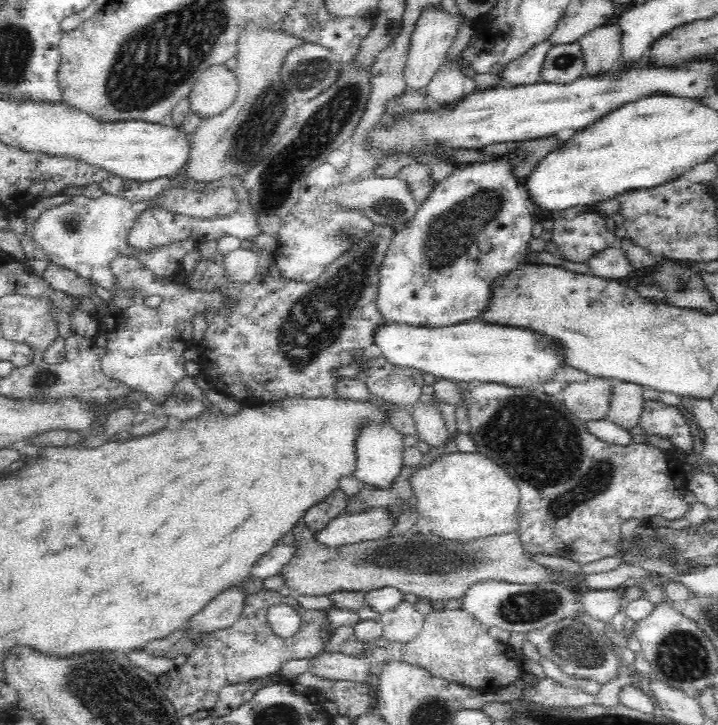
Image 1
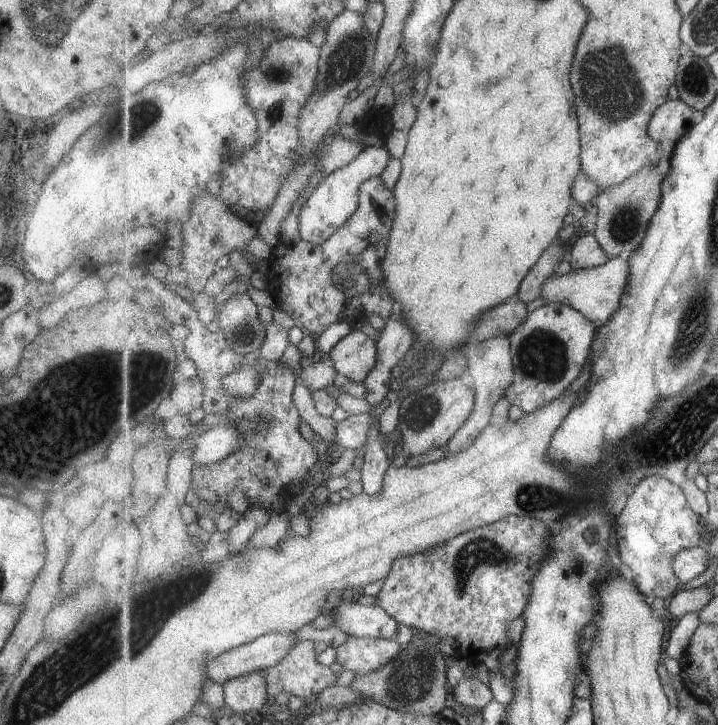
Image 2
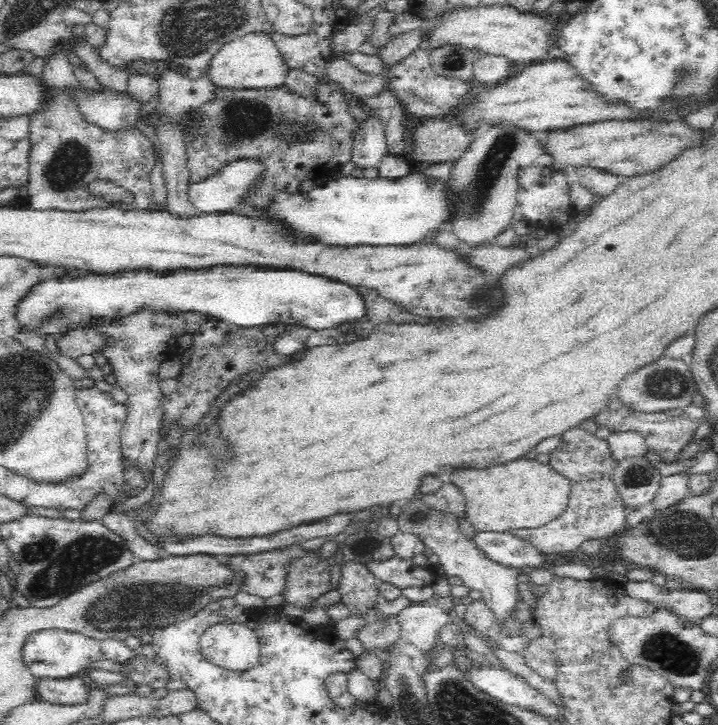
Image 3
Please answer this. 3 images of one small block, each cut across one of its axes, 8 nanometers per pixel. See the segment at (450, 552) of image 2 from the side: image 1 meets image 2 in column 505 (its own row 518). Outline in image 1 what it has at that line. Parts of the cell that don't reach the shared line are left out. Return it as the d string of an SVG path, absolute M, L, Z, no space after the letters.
M484 382L470 389L469 395L465 396L465 404L469 407L465 429L471 434L474 442L476 442L478 452L482 452L490 460L494 460L498 466L502 466L510 474L510 478L518 484L518 489L521 490L520 506L518 506L518 523L520 524L520 532L518 534L526 552L558 556L559 558L566 558L566 560L586 564L618 554L623 548L623 537L620 531L622 524L626 520L640 520L647 528L650 528L650 519L655 516L660 516L667 521L675 521L683 519L689 512L690 506L684 502L684 496L687 493L686 474L684 474L684 470L682 470L682 466L678 464L676 458L668 460L664 451L658 449L654 444L647 442L632 442L628 446L619 447L600 440L589 430L586 430L584 422L574 416L574 413L569 410L562 398L560 398L560 394L558 396L548 396L544 392L532 392L532 390L524 390L524 387L520 386L510 387L505 384L496 384L495 382Z

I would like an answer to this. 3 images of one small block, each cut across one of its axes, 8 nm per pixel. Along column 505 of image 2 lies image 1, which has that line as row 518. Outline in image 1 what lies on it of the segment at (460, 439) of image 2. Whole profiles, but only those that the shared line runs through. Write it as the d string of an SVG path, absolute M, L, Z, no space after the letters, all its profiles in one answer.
M373 506L359 514L344 513L334 518L326 529L315 536L328 547L342 547L345 544L386 537L396 524L396 517L388 509Z

